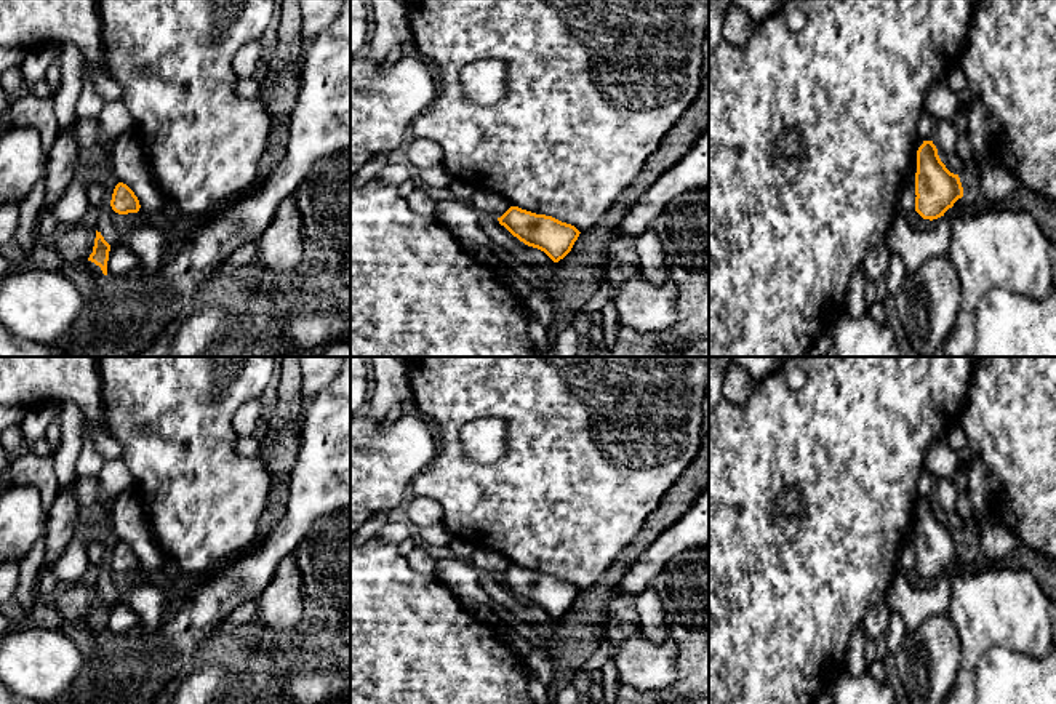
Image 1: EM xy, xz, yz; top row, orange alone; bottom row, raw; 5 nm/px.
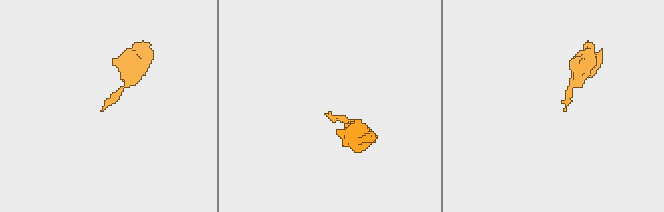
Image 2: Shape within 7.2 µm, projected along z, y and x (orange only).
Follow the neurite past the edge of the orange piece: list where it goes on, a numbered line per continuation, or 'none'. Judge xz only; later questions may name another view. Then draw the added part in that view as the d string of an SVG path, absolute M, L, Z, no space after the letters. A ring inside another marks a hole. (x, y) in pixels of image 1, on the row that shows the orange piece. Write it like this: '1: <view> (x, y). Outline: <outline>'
none

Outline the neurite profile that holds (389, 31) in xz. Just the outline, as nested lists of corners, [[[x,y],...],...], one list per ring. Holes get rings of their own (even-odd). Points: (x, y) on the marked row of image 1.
[[[370,0],[368,6],[371,35],[363,56],[373,64],[384,64],[394,48],[411,40],[408,11],[398,0]]]

